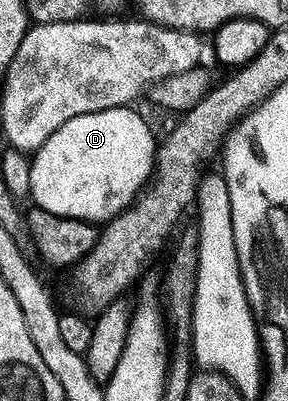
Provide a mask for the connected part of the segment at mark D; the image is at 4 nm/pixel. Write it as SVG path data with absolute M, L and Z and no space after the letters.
M124 107L79 115L63 123L59 131L42 143L40 149L32 154L33 166L29 169L29 185L33 188L38 210L60 217L79 217L83 221L106 223L134 202L154 176L158 142L153 141L144 119L132 111L132 108Z

